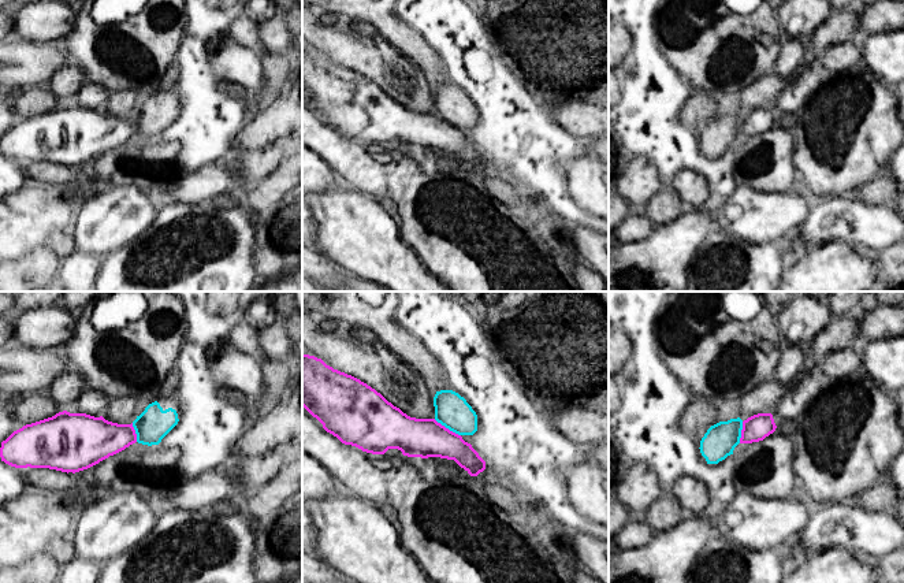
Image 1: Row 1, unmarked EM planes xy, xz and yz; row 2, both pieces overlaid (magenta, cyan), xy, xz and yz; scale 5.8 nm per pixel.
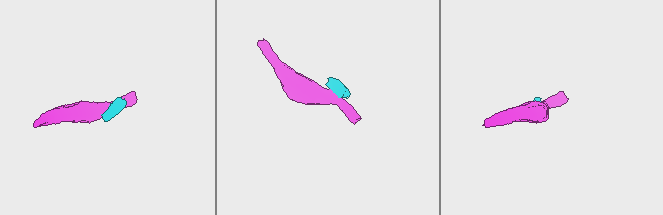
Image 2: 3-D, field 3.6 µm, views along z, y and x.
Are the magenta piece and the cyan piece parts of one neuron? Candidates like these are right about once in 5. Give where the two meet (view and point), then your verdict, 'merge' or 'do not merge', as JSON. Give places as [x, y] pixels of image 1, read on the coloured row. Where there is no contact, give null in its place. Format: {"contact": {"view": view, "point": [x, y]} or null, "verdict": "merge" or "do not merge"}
{"contact": {"view": "xz", "point": [447, 429]}, "verdict": "do not merge"}

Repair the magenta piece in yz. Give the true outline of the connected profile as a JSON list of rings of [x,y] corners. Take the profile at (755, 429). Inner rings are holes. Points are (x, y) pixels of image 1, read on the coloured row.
[[[758,413],[743,422],[740,443],[752,443],[763,441],[775,431],[771,413]]]

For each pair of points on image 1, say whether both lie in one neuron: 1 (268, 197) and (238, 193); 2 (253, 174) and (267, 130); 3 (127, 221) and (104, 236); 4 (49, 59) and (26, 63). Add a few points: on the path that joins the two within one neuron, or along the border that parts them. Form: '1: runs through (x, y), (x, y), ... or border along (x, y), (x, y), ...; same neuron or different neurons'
1: runs through (261, 196), (245, 195); same neuron
2: border along (287, 137), (242, 155); different neurons
3: runs through (122, 221), (110, 230); same neuron
4: runs through (44, 59), (32, 63); same neuron

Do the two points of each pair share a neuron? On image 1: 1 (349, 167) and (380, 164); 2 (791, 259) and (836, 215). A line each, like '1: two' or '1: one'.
1: one
2: two

